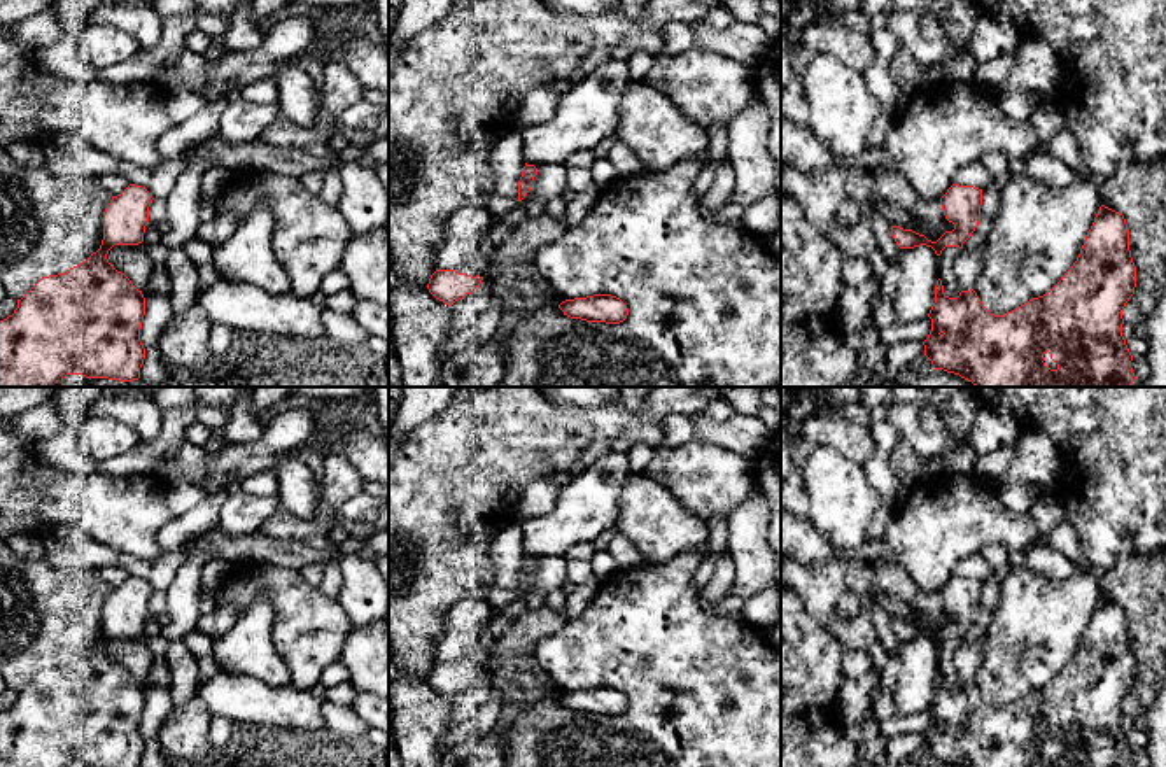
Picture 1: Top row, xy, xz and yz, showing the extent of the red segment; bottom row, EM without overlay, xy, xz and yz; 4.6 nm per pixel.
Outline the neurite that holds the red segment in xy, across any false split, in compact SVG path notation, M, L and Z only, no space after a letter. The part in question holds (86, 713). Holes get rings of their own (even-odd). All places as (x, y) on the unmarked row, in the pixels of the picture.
M135 576L112 588L103 604L100 641L65 665L42 669L18 692L14 706L0 713L0 767L140 767L145 690L109 655L107 646L114 637L144 634L152 592Z

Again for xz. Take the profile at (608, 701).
M594 686L587 690L565 692L558 697L564 707L587 714L620 716L627 711L627 697L611 686Z

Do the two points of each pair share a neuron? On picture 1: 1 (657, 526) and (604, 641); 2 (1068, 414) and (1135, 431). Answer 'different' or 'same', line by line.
1: different
2: different

